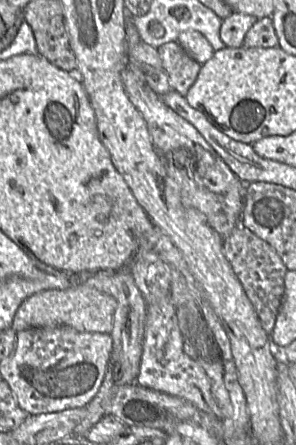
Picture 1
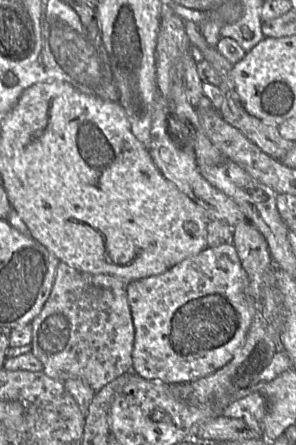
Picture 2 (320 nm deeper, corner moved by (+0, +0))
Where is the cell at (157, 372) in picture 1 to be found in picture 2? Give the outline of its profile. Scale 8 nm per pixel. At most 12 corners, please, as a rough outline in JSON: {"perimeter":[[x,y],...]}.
{"perimeter":[[233,243],[126,287],[132,370],[226,365],[258,310]]}

